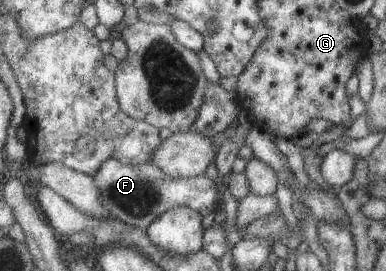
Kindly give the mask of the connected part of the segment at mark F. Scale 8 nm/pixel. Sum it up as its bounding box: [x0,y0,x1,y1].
[94,159,219,230]

